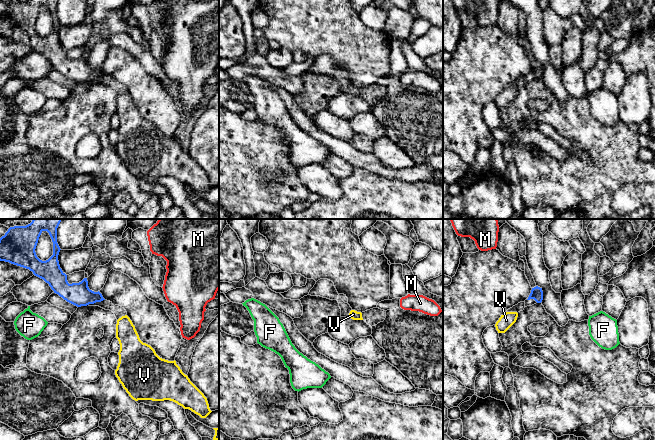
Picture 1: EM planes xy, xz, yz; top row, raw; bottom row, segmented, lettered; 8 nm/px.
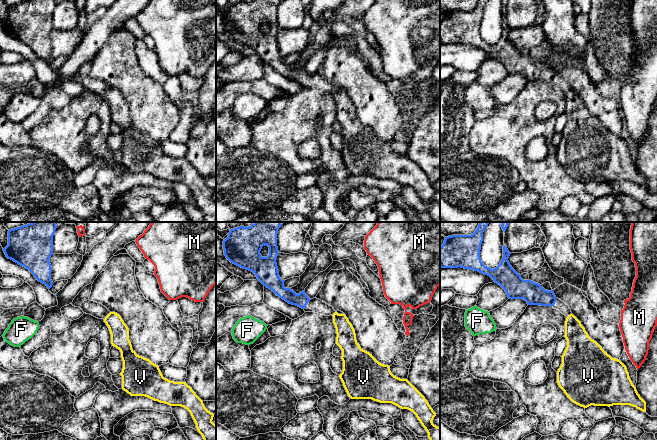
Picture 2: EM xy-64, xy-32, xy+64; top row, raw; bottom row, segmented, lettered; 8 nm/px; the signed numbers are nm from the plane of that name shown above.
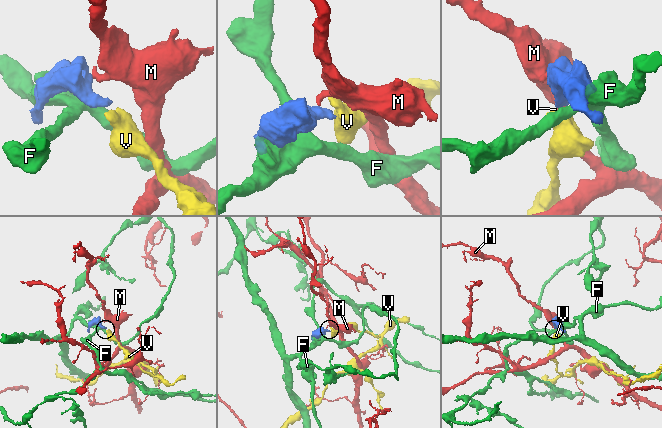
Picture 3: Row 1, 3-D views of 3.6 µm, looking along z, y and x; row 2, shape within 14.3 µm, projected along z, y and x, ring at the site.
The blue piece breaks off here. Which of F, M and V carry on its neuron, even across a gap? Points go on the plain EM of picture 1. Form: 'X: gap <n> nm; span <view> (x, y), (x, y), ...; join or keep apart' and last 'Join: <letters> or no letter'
F: gap 220 nm; span xy (60, 72), (42, 93); keep apart
M: gap 440 nm; span yz (532, 64), (495, 24); keep apart
V: gap 140 nm; span yz (527, 75), (516, 88); join
Join: V

